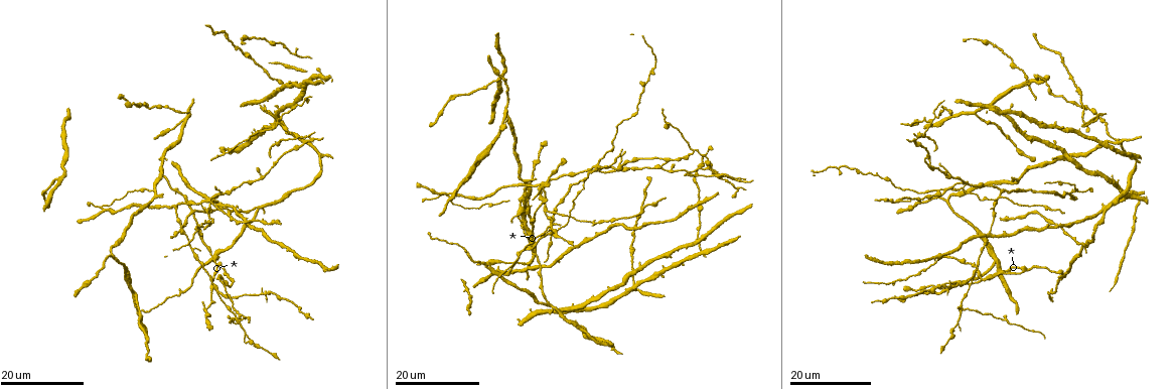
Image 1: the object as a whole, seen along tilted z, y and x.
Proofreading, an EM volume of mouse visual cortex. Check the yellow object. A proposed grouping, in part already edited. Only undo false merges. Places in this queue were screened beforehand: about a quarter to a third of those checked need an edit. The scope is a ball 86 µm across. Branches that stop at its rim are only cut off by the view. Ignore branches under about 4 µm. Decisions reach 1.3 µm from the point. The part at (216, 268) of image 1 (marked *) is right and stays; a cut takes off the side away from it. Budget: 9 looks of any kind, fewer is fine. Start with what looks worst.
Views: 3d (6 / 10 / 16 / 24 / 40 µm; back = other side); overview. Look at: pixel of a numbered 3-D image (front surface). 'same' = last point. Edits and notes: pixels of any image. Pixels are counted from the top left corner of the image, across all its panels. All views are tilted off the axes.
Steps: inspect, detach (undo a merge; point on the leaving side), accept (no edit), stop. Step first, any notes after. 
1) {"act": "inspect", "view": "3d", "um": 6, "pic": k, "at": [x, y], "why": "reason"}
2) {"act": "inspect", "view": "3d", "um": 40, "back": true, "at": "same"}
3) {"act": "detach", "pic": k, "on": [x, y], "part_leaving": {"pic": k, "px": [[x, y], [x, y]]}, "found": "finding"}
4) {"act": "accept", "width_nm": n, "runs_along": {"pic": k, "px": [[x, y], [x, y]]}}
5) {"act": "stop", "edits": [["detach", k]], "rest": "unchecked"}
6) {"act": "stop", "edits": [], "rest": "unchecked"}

{"act": "inspect", "view": "3d", "um": 24, "pic": 1, "at": [310, 136], "why": "four or more arms meet"}

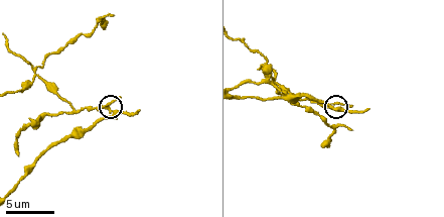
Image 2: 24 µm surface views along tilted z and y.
{"act": "inspect", "view": "3d", "um": 6, "pic": 2, "at": [113, 113]}

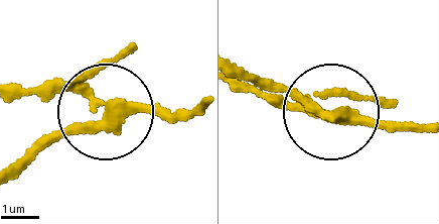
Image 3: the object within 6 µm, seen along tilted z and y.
{"act": "inspect", "view": "3d", "um": 6, "back": true, "pic": 3, "at": [329, 114]}

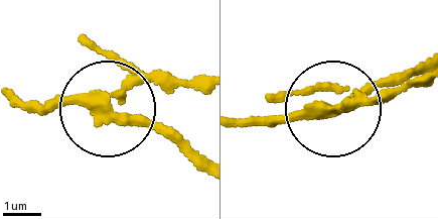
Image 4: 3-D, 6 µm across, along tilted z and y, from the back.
{"act": "detach", "pic": 4, "on": [92, 47], "part_leaving": {"pic": 4, "px": [[111, 97], [159, 75], [202, 83]]}, "found": "a second neuron is stuck on"}

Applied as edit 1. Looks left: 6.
{"act": "inspect", "view": "3d", "um": 16, "pic": 1, "at": [954, 177], "why": "small branch off a trunk"}

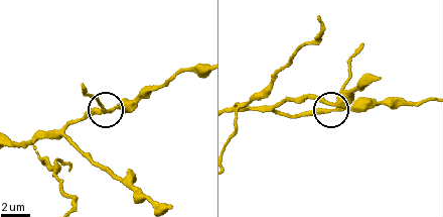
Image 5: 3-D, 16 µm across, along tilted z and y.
{"act": "inspect", "view": "3d", "um": 10, "pic": 5, "at": [111, 110]}

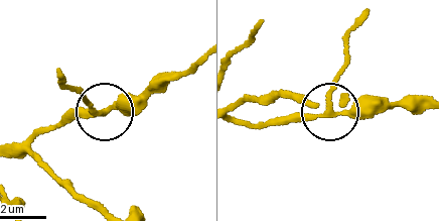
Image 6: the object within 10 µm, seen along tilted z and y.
{"act": "accept", "side_arm_um": 5, "runs_along": {"pic": 6, "px": [[9, 157], [44, 133], [102, 112], [75, 90]]}, "found": "all the same neuron"}

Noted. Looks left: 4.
{"act": "inspect", "view": "3d", "um": 16, "pic": 1, "at": [542, 185], "why": "a fork"}

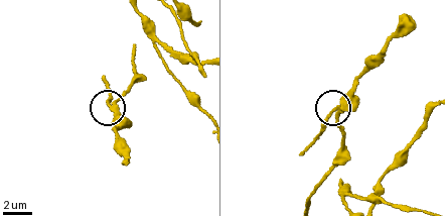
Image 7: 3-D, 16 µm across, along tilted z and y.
{"act": "inspect", "view": "3d", "um": 10, "pic": 7, "at": [106, 102]}

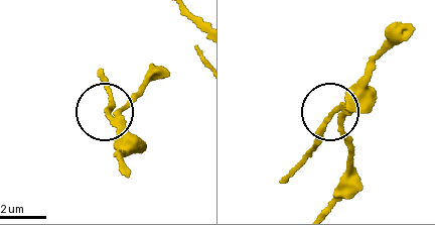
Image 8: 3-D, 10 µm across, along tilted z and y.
{"act": "accept", "width_nm": 190, "runs_along": {"pic": 8, "px": [[326, 204], [343, 174], [348, 143], [333, 117], [308, 152]]}, "found": "one neuron here"}

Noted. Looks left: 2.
{"act": "inspect", "view": "3d", "um": 16, "pic": 1, "at": [968, 184], "why": "branch point"}

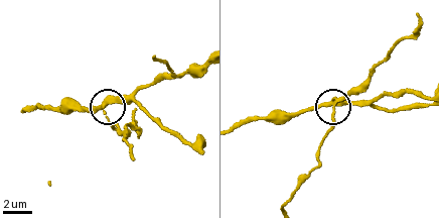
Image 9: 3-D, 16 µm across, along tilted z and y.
{"act": "inspect", "view": "3d", "um": 6, "pic": 9, "at": [105, 105]}

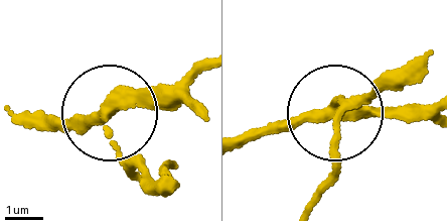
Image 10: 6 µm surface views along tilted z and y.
{"act": "detach", "pic": 10, "on": [135, 155], "width_nm": 280, "part_leaving": {"pic": 10, "px": [[101, 118], [123, 158], [157, 185]]}, "found": "a second neuron is stuck on"}

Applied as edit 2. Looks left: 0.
{"act": "stop", "edits": [["detach", 4], ["detach", 10]], "rest": "unchecked"}

